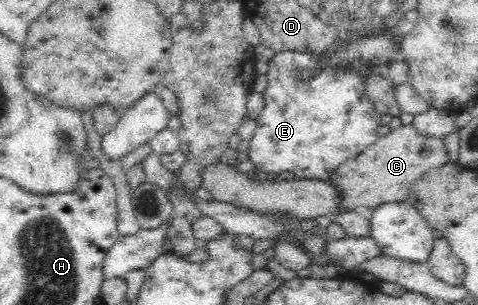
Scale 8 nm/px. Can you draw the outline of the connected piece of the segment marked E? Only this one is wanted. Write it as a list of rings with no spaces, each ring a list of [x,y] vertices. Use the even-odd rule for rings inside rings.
[[[393,32],[371,33],[351,41],[333,43],[321,57],[310,51],[279,51],[268,61],[268,87],[261,93],[265,108],[256,118],[257,127],[249,140],[248,159],[263,173],[293,171],[297,179],[329,180],[335,170],[350,157],[359,155],[379,137],[380,113],[367,98],[364,81],[383,63],[403,60],[399,44],[395,44]],[[293,69],[318,69],[319,73],[308,80],[295,76]]]

